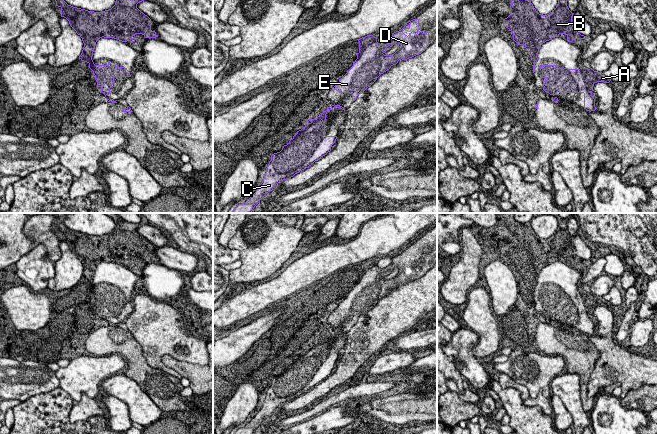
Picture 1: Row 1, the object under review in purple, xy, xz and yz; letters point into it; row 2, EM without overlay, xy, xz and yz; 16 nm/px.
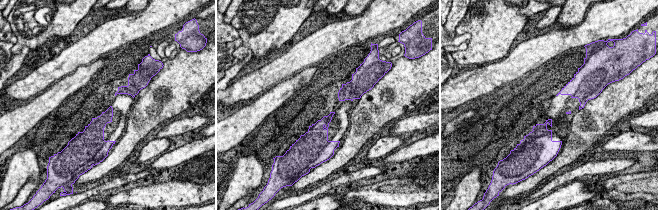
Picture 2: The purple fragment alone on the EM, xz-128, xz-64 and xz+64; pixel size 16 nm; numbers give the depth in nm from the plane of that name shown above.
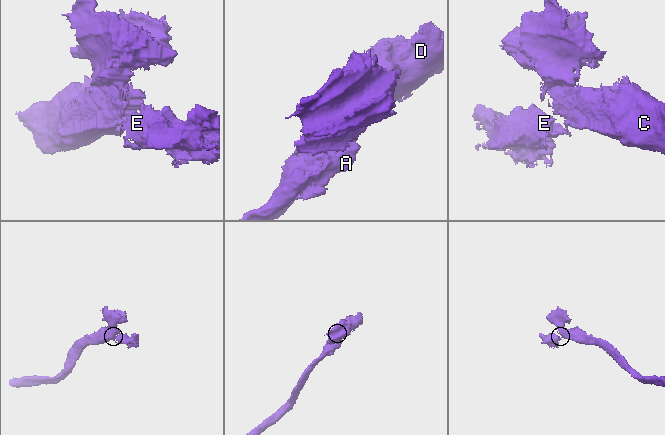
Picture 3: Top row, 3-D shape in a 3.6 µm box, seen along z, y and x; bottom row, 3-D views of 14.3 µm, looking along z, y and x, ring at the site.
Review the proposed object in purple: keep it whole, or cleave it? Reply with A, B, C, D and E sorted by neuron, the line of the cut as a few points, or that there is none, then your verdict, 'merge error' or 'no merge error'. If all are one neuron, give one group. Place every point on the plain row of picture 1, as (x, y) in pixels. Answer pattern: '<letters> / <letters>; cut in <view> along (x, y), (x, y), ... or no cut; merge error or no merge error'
A B C / D E; cut in xz along (330, 330), (331, 333); merge error

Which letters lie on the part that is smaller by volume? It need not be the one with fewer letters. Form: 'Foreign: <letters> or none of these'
Foreign: D, E

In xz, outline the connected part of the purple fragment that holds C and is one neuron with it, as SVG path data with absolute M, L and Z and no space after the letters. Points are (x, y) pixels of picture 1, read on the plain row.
M331 330L327 331L326 335L323 335L316 343L309 343L306 345L305 350L297 355L297 358L293 360L290 365L283 370L280 376L271 379L271 385L269 386L264 403L261 408L258 409L256 416L247 423L246 426L239 428L233 434L253 434L254 431L260 426L260 424L266 420L266 418L273 414L274 410L280 405L290 403L295 398L311 390L315 385L325 380L331 375L331 371L337 363L337 360L325 359L325 344L326 338L331 334Z

